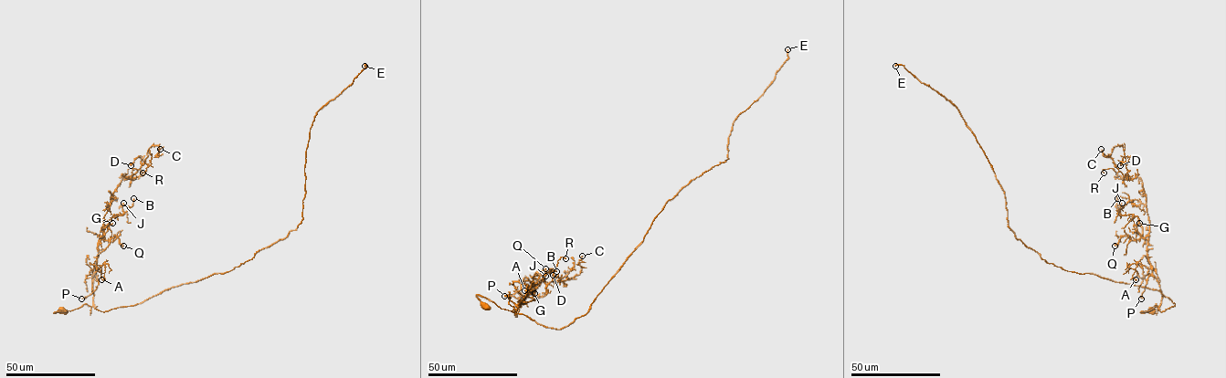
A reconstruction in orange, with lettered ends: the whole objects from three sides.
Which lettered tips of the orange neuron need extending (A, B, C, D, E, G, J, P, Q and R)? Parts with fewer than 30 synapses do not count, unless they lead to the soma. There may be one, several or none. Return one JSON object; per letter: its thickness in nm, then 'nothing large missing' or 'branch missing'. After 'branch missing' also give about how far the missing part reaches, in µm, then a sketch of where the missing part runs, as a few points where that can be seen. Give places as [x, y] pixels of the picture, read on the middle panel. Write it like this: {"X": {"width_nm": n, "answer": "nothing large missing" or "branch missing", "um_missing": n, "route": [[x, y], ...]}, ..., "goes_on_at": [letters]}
{"A": {"width_nm": 110, "answer": "nothing large missing"}, "B": {"width_nm": 180, "answer": "nothing large missing"}, "C": {"width_nm": 90, "answer": "nothing large missing"}, "D": {"width_nm": 200, "answer": "nothing large missing"}, "E": {"width_nm": 190, "answer": "branch missing", "um_missing": 40, "route": [[787, 49], [782, 47], [772, 58], [773, 39], [779, 35]]}, "G": {"width_nm": 130, "answer": "nothing large missing"}, "J": {"width_nm": 100, "answer": "nothing large missing"}, "P": {"width_nm": 260, "answer": "nothing large missing"}, "Q": {"width_nm": 130, "answer": "nothing large missing"}, "R": {"width_nm": 110, "answer": "nothing large missing"}, "goes_on_at": ["E"]}

